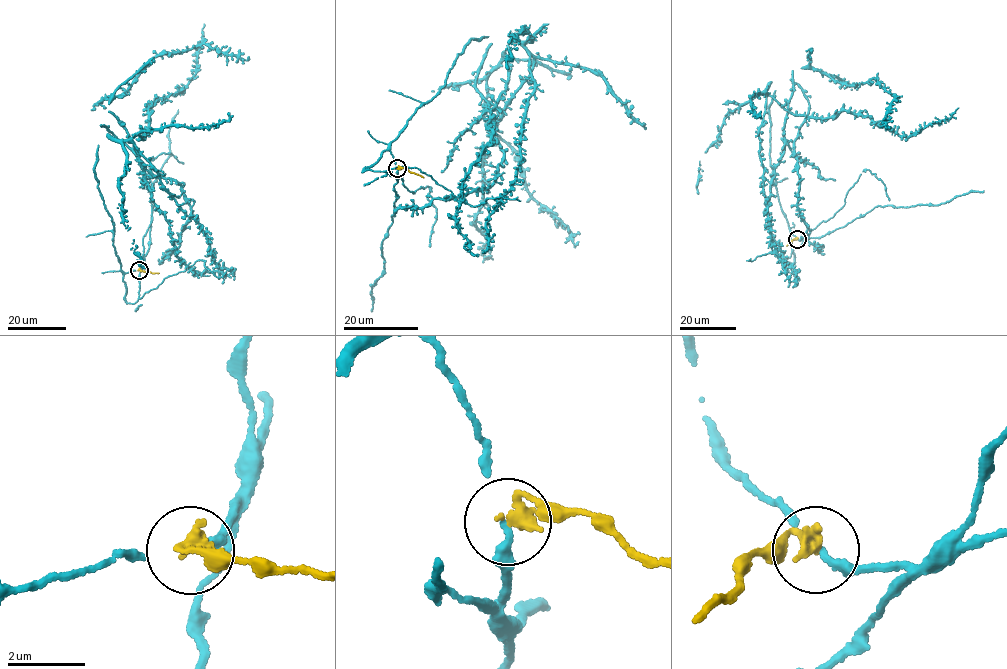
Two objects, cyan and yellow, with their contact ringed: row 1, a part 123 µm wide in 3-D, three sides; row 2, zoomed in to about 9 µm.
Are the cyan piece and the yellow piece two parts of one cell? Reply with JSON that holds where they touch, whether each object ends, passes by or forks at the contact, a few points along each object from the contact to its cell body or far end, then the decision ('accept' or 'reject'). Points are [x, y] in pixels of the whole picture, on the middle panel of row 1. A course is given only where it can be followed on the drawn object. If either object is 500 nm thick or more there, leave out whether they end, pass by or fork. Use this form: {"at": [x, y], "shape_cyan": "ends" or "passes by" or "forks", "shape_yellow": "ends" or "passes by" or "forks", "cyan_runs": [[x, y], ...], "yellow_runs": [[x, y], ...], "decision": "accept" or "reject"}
{"at": [397, 168], "shape_cyan": "passes by", "shape_yellow": "ends", "cyan_runs": [[397, 168], [387, 173], [417, 168], [493, 211], [521, 168], [533, 58], [485, 149], [475, 224], [492, 258]], "yellow_runs": [[398, 168], [407, 169], [423, 177]], "decision": "reject"}

